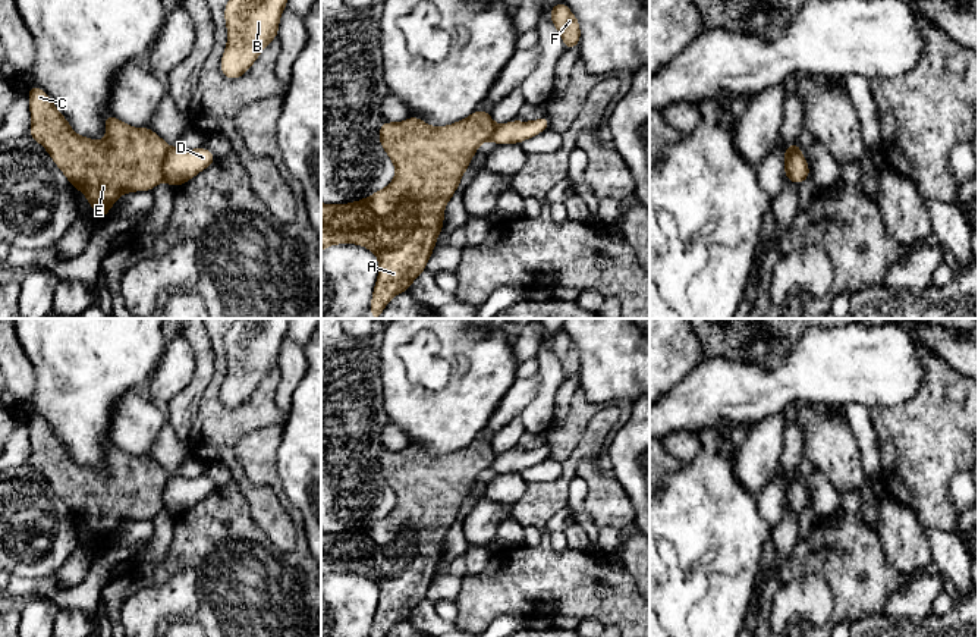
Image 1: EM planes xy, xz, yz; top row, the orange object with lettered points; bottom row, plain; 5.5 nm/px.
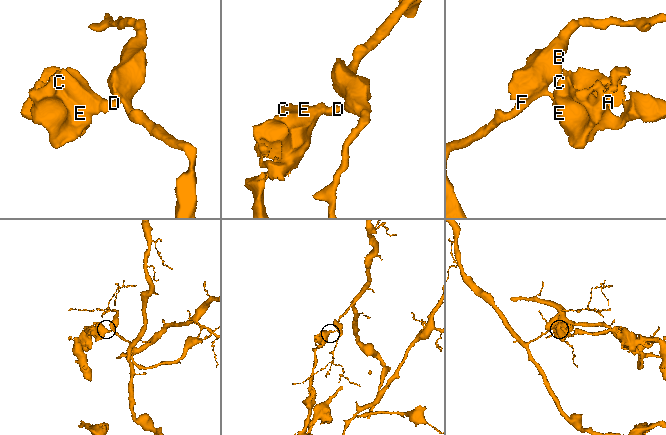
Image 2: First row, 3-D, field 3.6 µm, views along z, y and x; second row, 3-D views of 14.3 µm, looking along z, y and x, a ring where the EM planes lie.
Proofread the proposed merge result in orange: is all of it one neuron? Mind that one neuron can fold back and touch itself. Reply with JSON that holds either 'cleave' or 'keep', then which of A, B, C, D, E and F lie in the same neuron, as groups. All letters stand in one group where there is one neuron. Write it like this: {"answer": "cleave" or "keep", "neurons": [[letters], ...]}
{"answer": "cleave", "neurons": [["A", "C", "E"], ["B", "D", "F"]]}

